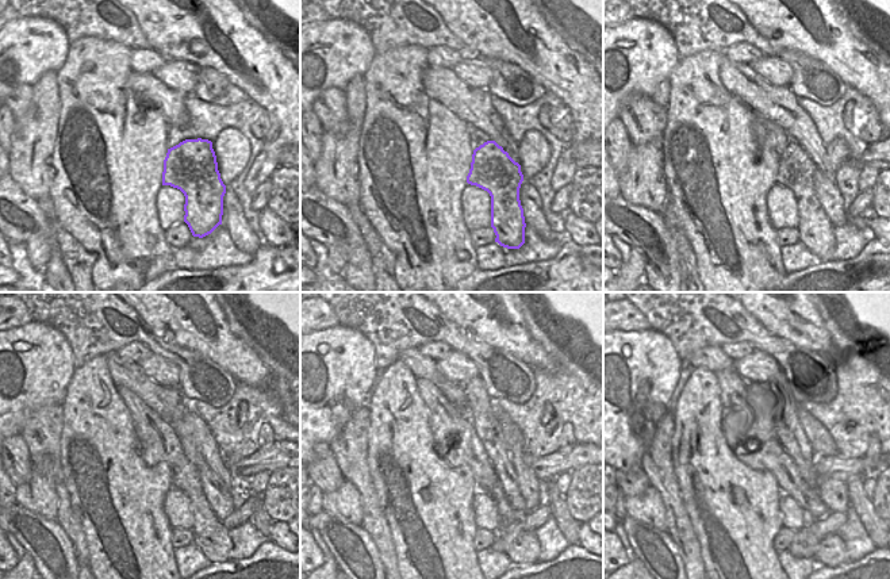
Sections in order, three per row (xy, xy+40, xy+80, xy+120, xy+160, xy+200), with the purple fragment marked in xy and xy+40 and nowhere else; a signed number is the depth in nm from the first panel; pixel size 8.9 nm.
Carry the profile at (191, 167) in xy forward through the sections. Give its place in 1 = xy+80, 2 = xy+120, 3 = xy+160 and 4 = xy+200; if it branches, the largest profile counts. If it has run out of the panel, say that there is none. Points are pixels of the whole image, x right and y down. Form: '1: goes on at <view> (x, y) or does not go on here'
1: goes on at xy+80 (795, 169)
2: goes on at xy+120 (210, 536)
3: goes on at xy+160 (525, 549)
4: goes on at xy+200 (831, 552)

